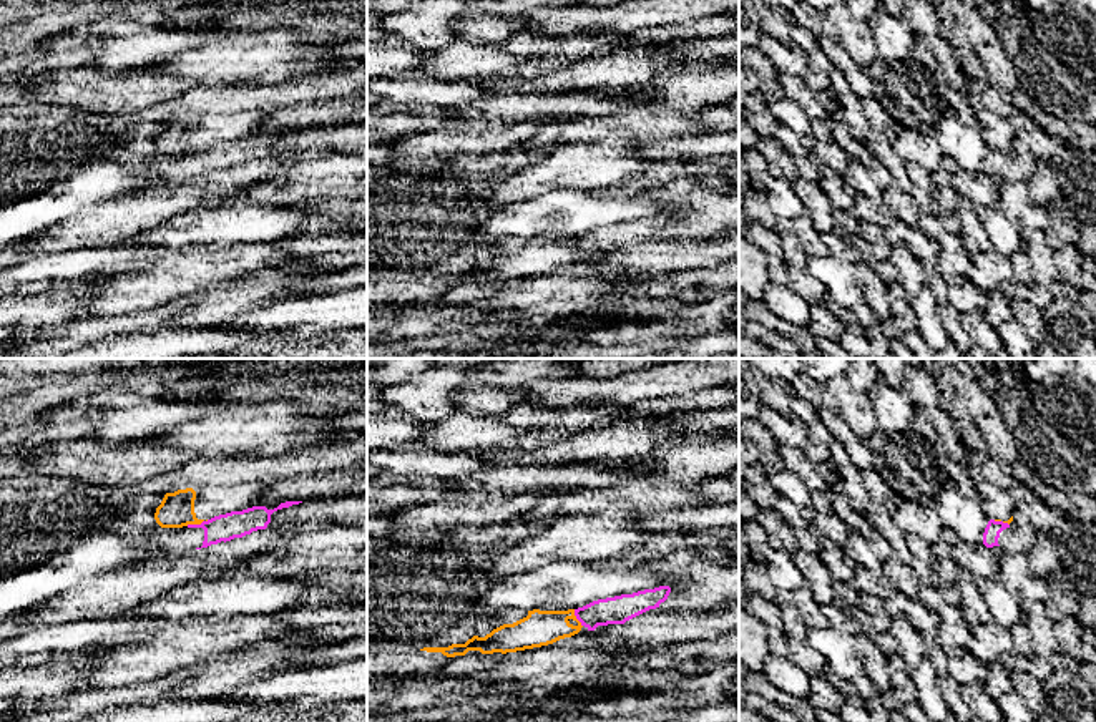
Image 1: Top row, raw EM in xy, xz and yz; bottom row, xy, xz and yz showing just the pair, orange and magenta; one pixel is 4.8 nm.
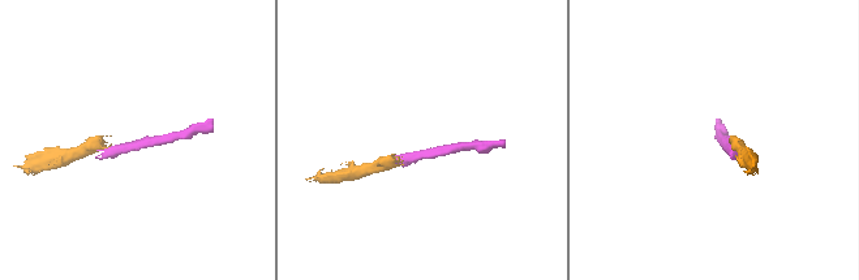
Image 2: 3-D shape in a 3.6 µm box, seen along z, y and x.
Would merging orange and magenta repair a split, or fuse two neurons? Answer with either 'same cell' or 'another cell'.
another cell

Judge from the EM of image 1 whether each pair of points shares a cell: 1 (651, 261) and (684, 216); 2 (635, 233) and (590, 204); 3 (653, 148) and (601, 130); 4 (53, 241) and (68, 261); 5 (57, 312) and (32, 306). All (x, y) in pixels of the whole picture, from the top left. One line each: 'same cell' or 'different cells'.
1: different cells
2: different cells
3: different cells
4: different cells
5: same cell

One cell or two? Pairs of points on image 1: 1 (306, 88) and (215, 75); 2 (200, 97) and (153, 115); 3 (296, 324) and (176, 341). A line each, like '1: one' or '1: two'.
1: two
2: one
3: two

